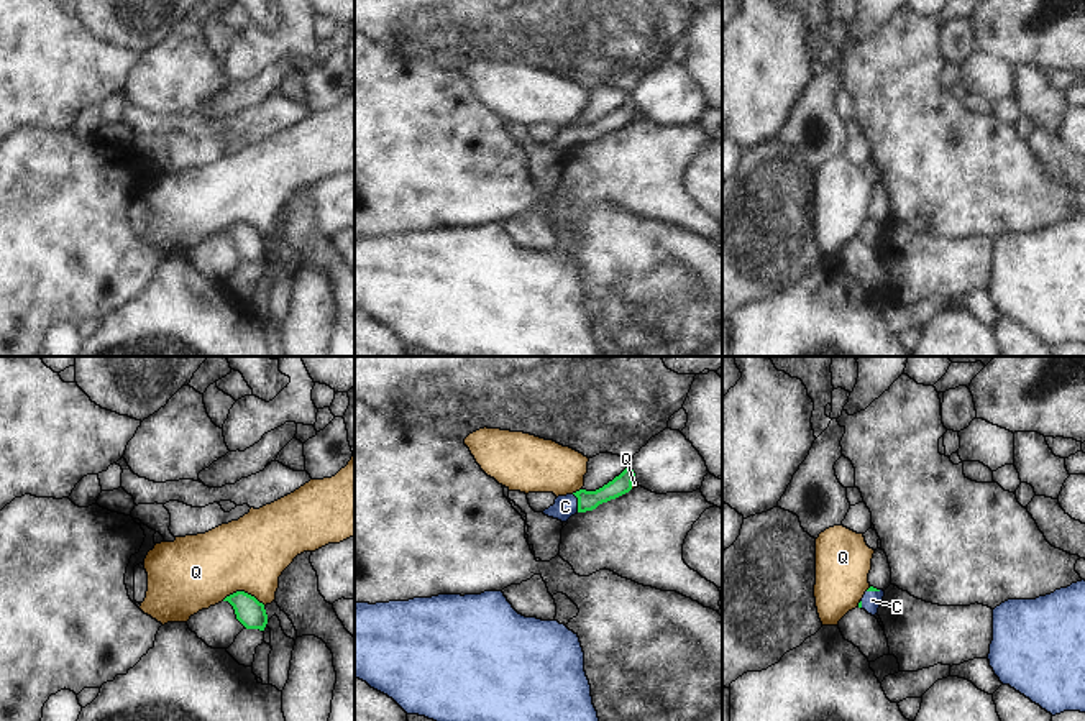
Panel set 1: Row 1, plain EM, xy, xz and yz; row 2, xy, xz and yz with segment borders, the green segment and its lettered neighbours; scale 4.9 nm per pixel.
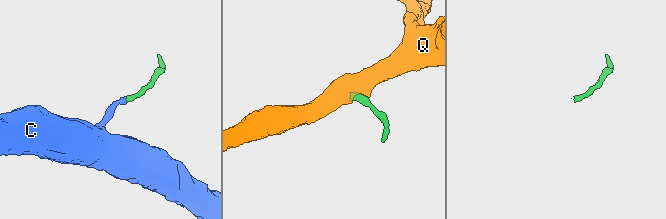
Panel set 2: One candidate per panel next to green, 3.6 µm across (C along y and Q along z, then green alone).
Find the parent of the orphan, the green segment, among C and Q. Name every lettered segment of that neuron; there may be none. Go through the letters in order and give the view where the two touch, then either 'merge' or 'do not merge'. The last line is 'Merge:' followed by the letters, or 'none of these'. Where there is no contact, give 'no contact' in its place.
C: xz | merge
Q: xy | do not merge
Merge: C

